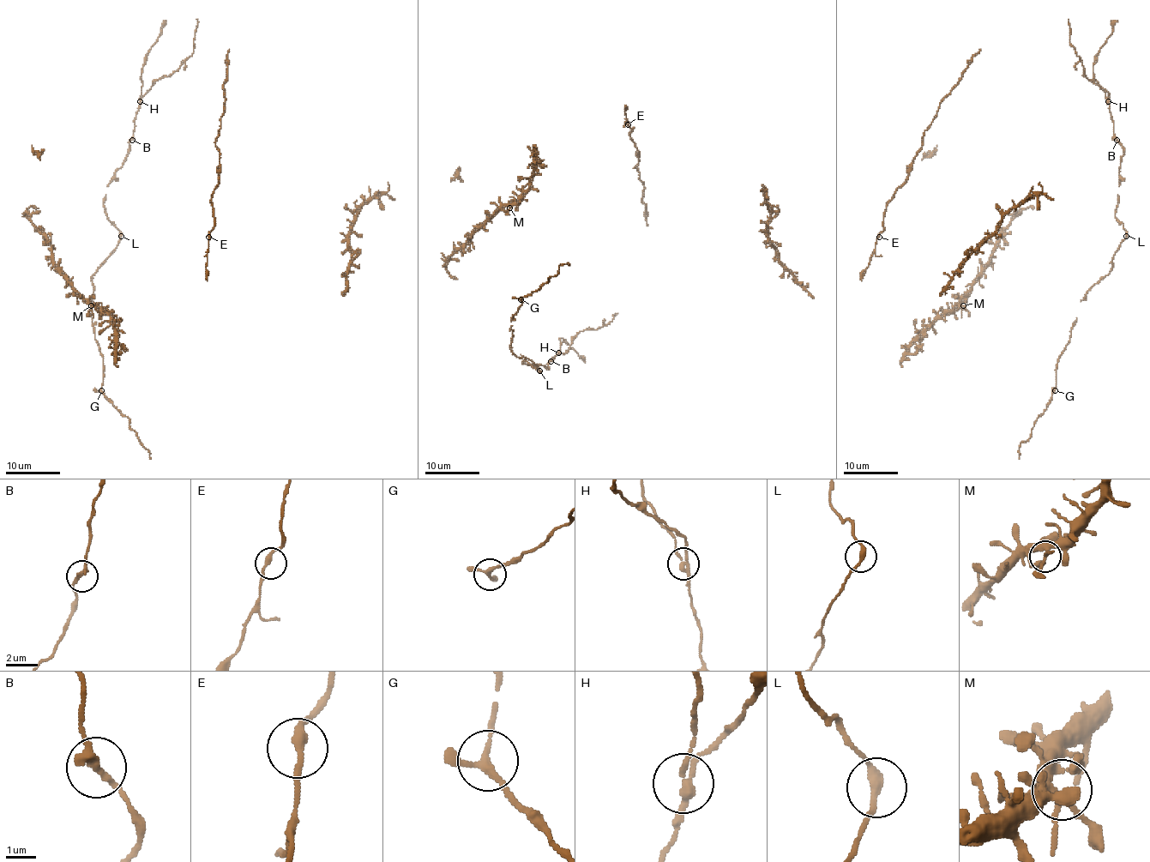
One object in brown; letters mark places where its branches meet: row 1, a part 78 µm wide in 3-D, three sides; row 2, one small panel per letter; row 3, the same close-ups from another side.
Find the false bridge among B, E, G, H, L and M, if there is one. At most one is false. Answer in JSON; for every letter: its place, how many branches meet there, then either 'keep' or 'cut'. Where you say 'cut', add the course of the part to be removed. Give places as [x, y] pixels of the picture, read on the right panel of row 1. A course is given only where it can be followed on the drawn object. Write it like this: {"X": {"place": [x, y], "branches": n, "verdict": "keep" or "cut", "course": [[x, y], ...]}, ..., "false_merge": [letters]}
{"B": {"place": [1116, 140], "branches": 2, "verdict": "keep"}, "E": {"place": [879, 237], "branches": 2, "verdict": "keep"}, "G": {"place": [1055, 390], "branches": 3, "verdict": "keep"}, "H": {"place": [1108, 101], "branches": 3, "verdict": "cut", "course": [[1108, 101], [1105, 92], [1094, 78], [1092, 64], [1096, 55], [1117, 21]]}, "L": {"place": [1126, 236], "branches": 2, "verdict": "keep"}, "M": {"place": [963, 305], "branches": 4, "verdict": "keep"}, "false_merge": ["H"]}

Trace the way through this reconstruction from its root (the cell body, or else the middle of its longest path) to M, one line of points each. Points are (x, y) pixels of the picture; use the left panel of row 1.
M: (108, 315), (91, 305)

